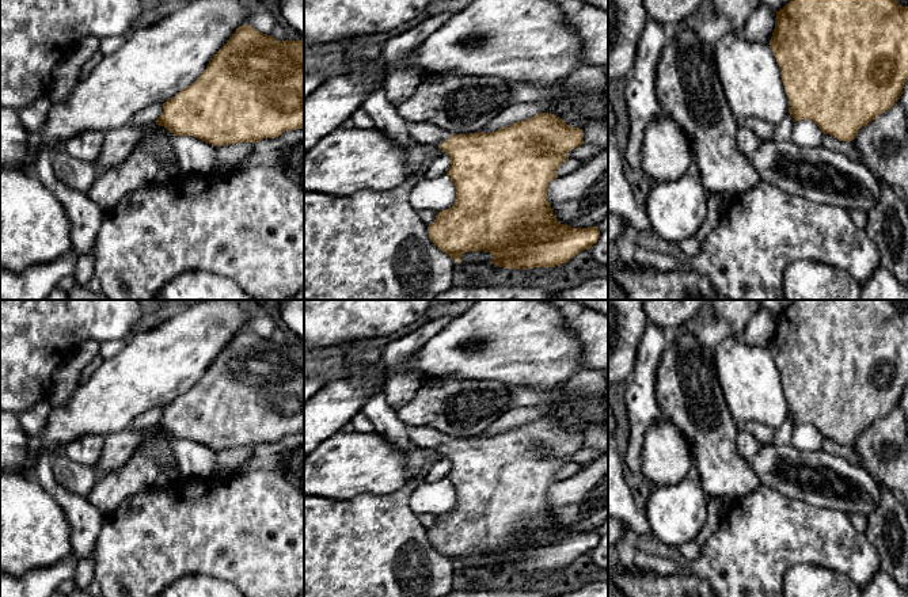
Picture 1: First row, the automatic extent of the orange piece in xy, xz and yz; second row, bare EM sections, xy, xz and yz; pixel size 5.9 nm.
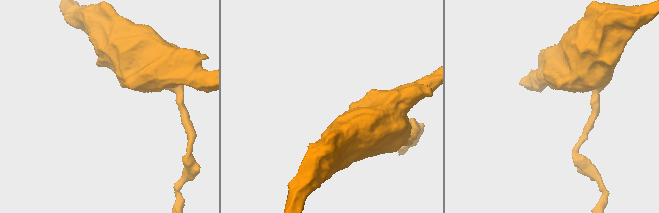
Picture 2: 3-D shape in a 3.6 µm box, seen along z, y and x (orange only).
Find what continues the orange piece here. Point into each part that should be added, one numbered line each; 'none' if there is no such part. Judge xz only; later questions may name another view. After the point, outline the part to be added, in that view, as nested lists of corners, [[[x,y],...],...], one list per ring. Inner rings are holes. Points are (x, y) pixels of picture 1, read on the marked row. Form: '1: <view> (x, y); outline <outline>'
1: xz (425, 133); outline [[[407,122],[407,130],[414,141],[422,145],[440,147],[452,134],[437,125],[429,122]]]

